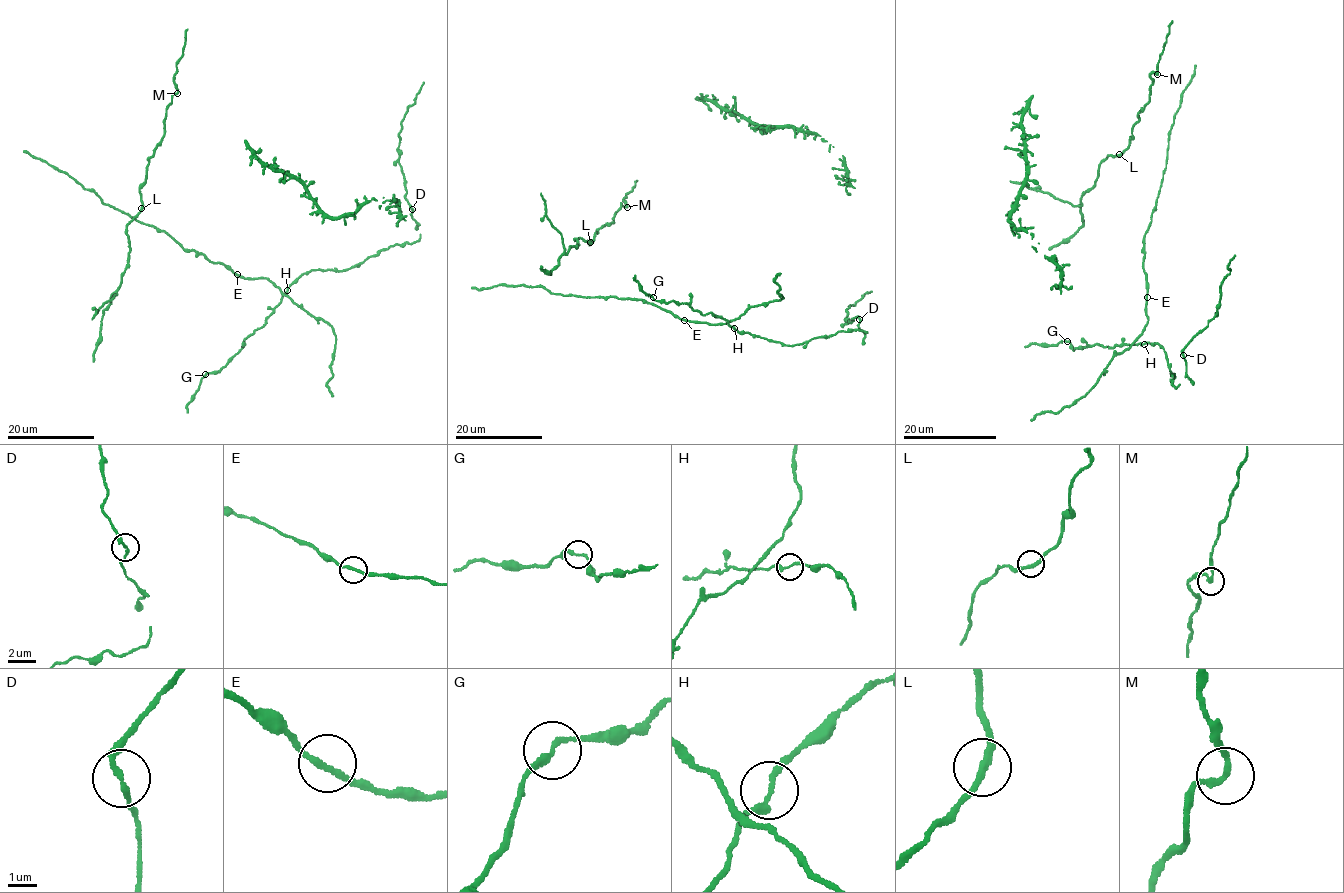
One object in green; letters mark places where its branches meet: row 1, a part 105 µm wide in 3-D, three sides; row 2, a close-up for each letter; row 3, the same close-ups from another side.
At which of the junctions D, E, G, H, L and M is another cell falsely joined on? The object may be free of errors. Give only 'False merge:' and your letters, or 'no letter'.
False merge: no letter

